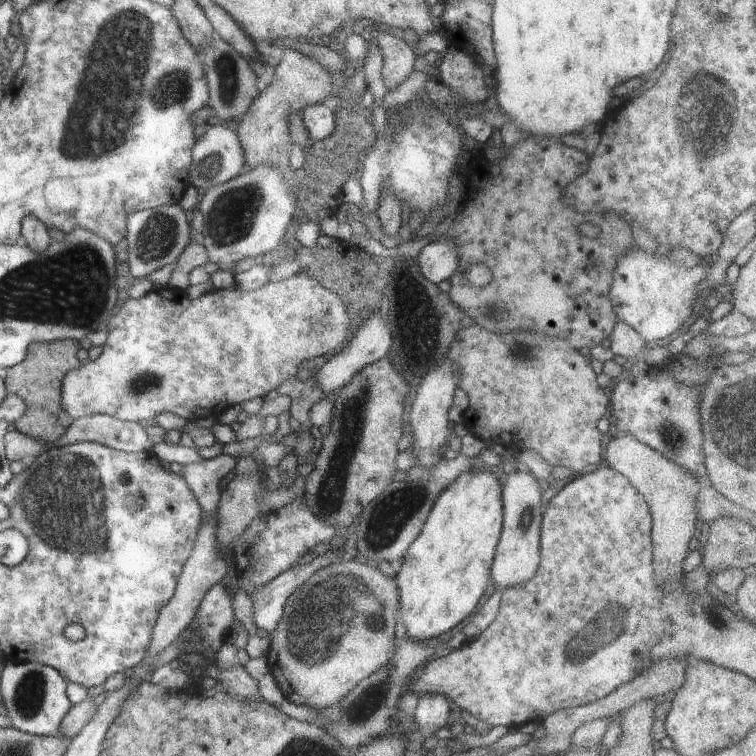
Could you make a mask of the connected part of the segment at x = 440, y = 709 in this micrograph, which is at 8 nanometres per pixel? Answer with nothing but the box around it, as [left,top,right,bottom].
[415,693,450,749]

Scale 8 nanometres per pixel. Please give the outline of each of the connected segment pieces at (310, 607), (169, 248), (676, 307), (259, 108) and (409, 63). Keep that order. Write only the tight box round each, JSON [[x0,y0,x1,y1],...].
[[266,557,399,708],[126,202,194,278],[609,244,708,344],[234,47,332,181],[376,31,416,90]]

